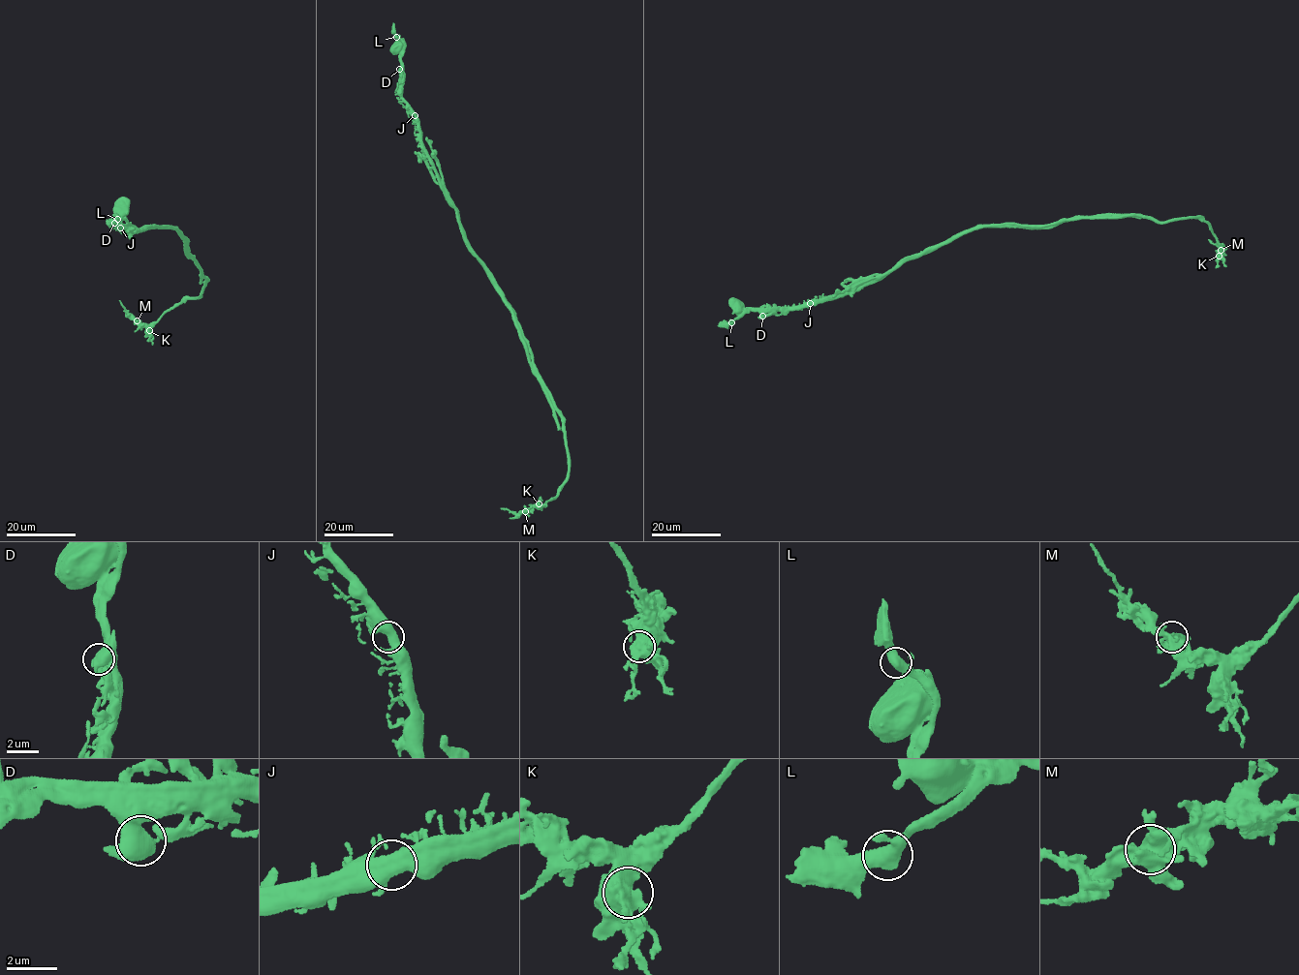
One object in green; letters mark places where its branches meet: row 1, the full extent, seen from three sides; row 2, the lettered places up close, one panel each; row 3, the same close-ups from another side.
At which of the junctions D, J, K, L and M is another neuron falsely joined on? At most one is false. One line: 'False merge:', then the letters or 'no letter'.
False merge: J

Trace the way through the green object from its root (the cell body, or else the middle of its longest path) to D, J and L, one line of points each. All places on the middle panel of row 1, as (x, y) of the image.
D: (504, 293), (467, 242), (458, 213), (424, 147), (418, 120), (402, 97), (402, 76), (399, 70)
J: (504, 293), (467, 242), (458, 213), (424, 147), (419, 123), (415, 115)
L: (504, 293), (468, 244), (458, 213), (424, 147), (418, 120), (402, 97), (401, 54), (404, 45), (396, 37)

